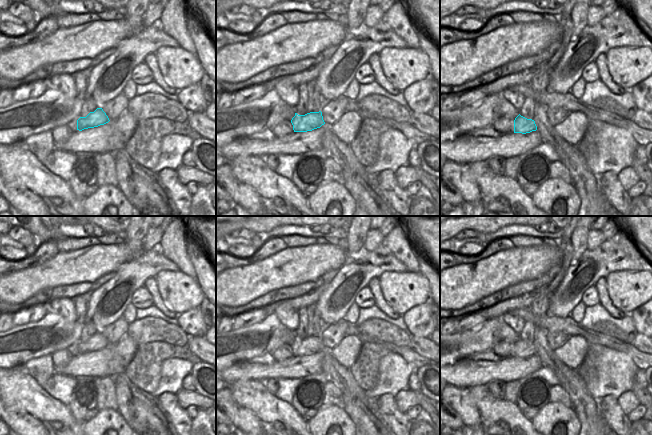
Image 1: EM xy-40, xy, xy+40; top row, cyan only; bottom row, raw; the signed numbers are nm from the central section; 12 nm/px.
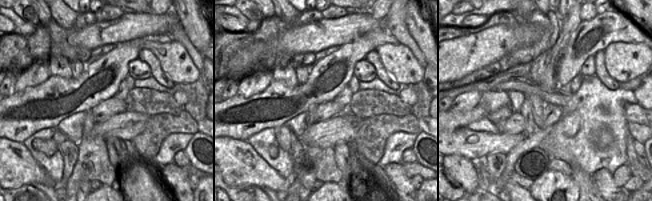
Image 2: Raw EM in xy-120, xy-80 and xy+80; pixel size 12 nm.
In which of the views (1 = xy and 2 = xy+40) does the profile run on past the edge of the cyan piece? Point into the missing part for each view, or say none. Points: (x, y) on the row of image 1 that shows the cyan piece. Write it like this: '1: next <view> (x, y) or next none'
1: next none
2: next none

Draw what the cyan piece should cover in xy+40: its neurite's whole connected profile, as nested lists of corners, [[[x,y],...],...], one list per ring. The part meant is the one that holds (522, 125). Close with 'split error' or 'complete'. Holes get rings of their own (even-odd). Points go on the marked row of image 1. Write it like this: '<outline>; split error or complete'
[[[520,114],[514,120],[514,133],[530,133],[532,131],[536,131],[537,126],[535,121],[532,119],[527,119]]]; complete

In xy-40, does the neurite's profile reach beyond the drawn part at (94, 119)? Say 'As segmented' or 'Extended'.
As segmented

